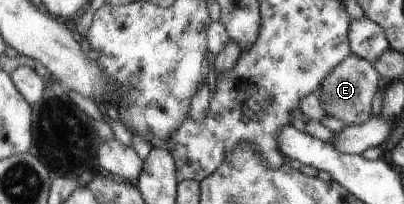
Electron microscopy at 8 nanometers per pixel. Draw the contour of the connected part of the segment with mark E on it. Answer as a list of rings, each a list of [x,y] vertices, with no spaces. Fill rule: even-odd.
[[[350,54],[323,80],[318,98],[323,112],[346,125],[359,125],[371,117],[371,100],[379,88],[378,70],[367,60]]]

